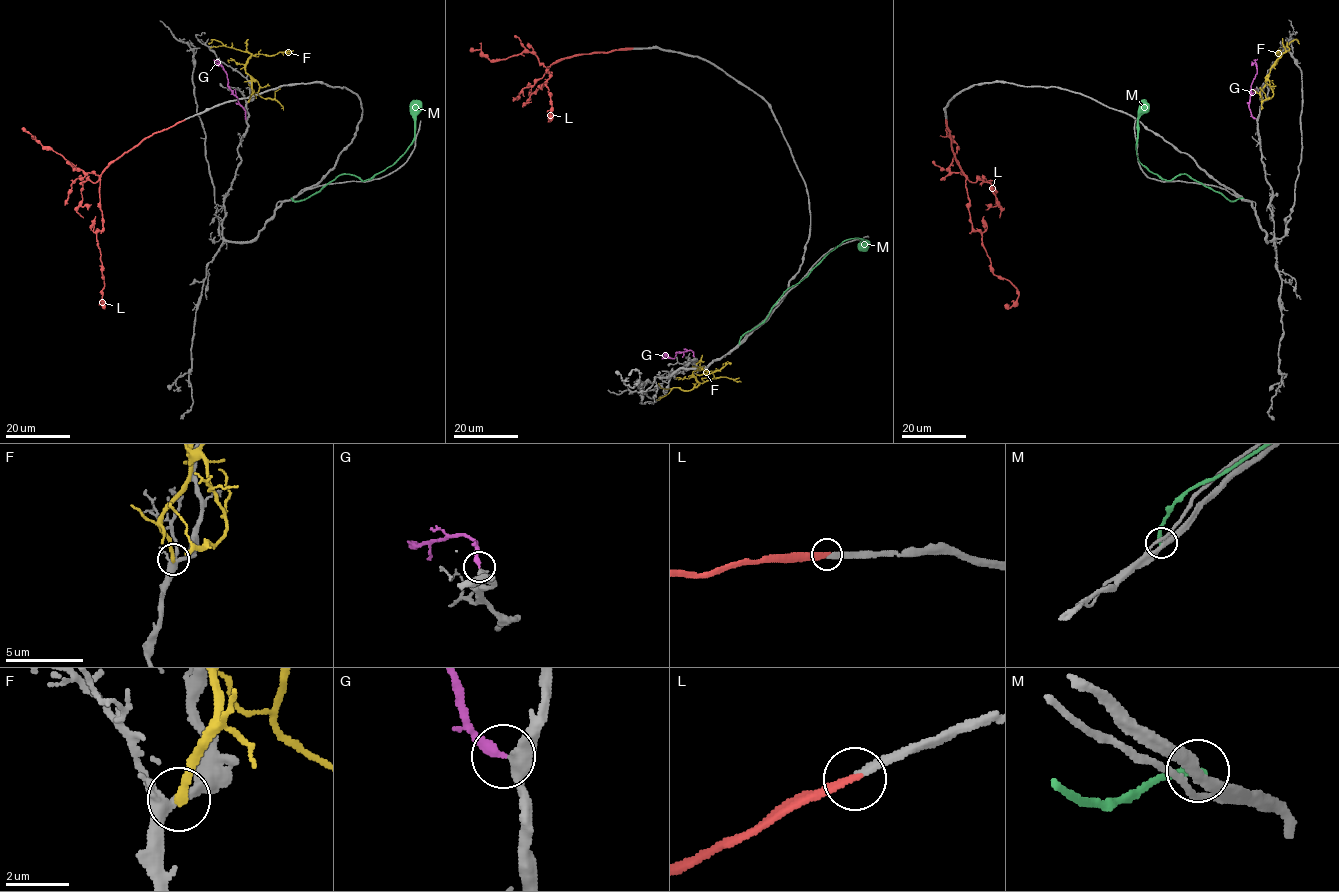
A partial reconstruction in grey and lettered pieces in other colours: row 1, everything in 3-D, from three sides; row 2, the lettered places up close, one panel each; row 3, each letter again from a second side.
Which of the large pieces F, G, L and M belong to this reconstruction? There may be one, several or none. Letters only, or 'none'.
G, L

